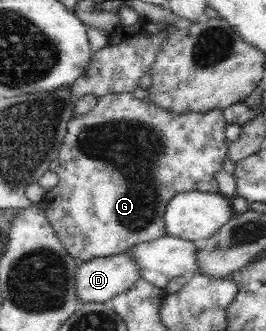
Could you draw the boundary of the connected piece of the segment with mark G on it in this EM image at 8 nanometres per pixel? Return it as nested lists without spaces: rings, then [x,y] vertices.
[[[132,93],[107,94],[98,98],[97,103],[91,108],[89,113],[85,113],[81,117],[73,117],[68,121],[66,134],[61,142],[61,147],[59,147],[57,157],[60,165],[55,173],[59,177],[59,182],[42,199],[43,210],[47,214],[47,220],[55,228],[55,232],[59,236],[59,242],[67,248],[69,255],[81,263],[93,258],[109,257],[118,253],[127,252],[129,249],[133,249],[137,243],[147,243],[165,236],[166,231],[163,214],[165,214],[165,208],[173,196],[179,192],[186,191],[218,191],[219,183],[215,181],[215,174],[222,171],[223,160],[227,156],[230,145],[227,143],[227,137],[225,137],[226,127],[227,121],[224,118],[223,110],[176,114],[151,104],[147,99],[138,99]]]

